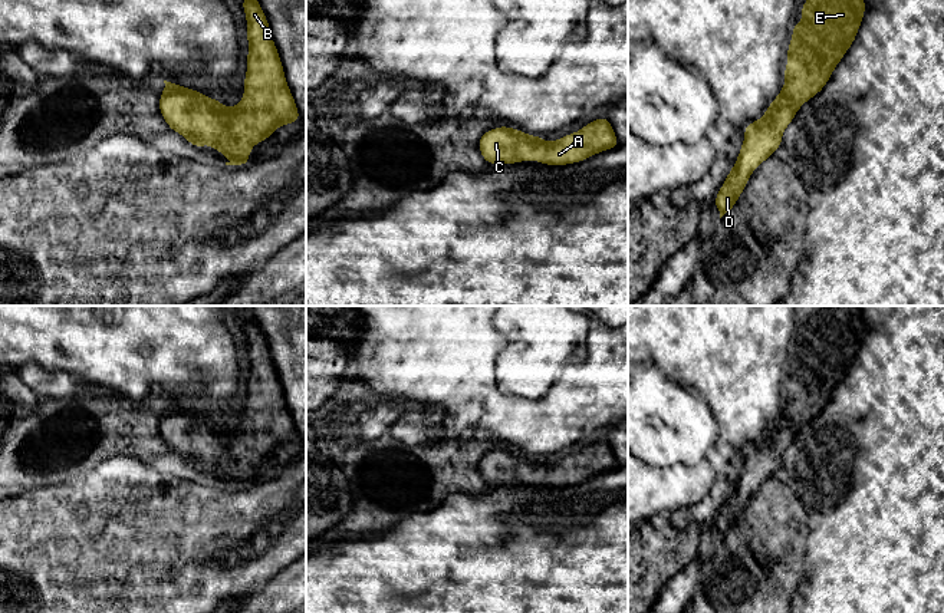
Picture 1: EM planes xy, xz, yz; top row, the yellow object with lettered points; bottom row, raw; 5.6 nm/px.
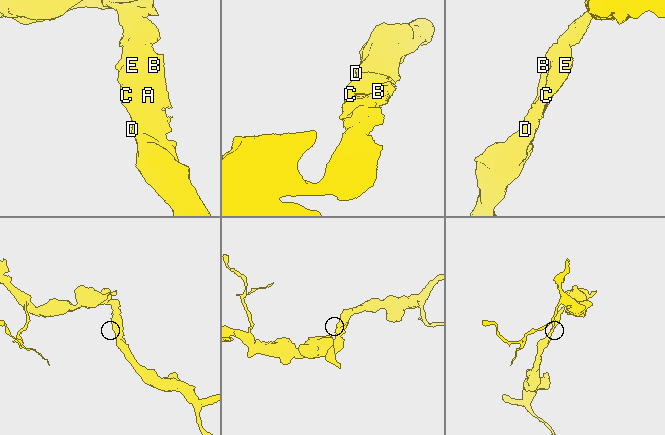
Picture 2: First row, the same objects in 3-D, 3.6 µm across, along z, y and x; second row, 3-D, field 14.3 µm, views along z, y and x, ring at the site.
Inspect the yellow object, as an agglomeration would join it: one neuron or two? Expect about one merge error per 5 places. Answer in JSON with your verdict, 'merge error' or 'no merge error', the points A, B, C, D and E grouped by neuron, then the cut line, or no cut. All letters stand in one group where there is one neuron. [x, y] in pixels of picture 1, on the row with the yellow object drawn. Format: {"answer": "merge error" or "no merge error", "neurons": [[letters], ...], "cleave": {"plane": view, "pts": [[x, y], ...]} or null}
{"answer": "no merge error", "neurons": [["A", "B", "C", "D", "E"]], "cleave": null}

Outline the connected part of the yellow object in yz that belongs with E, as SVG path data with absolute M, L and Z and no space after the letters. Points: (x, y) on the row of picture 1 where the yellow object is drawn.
M806 0L800 13L803 22L793 24L792 43L787 47L789 65L785 67L786 85L770 103L762 119L744 128L744 142L739 159L716 195L720 218L728 212L743 192L750 174L782 145L782 134L795 118L797 109L819 93L833 69L856 37L864 19L864 0Z

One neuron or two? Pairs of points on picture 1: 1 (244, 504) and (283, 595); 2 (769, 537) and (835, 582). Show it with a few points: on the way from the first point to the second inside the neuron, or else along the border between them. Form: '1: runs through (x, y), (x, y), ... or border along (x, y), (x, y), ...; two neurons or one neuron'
1: border along (279, 572), (266, 586), (249, 596); two neurons
2: border along (806, 553), (805, 574), (795, 593); two neurons

